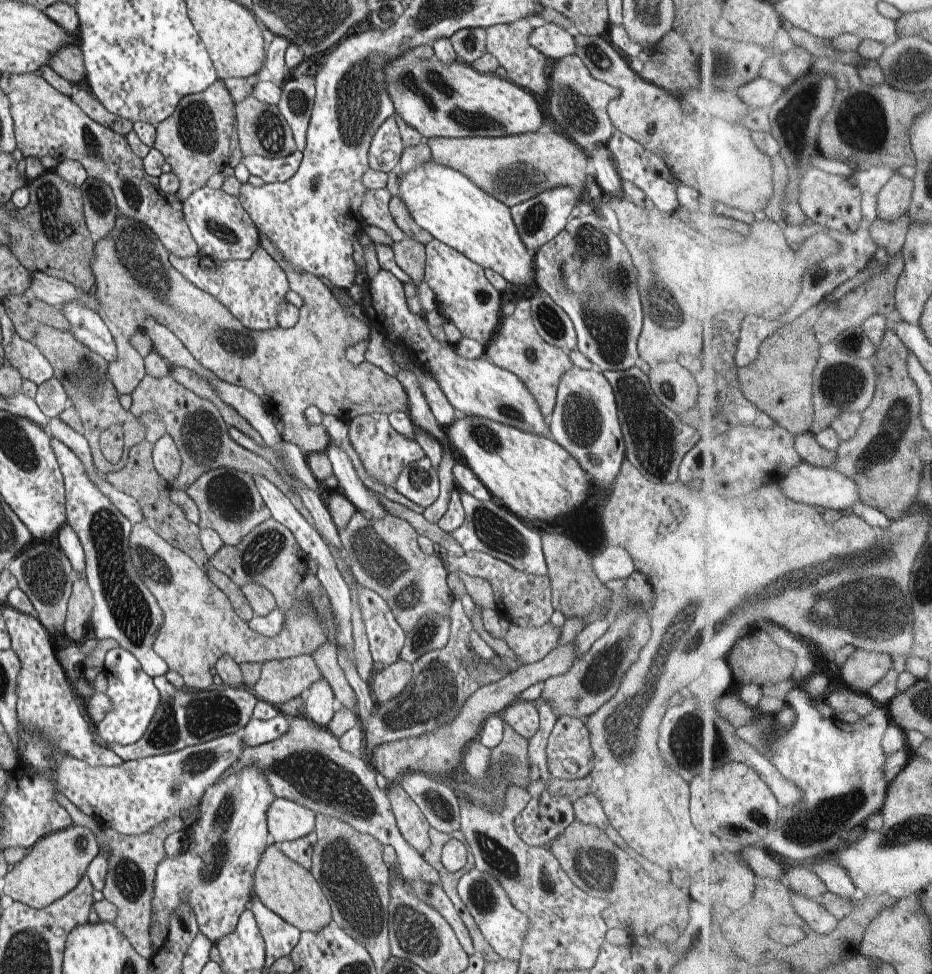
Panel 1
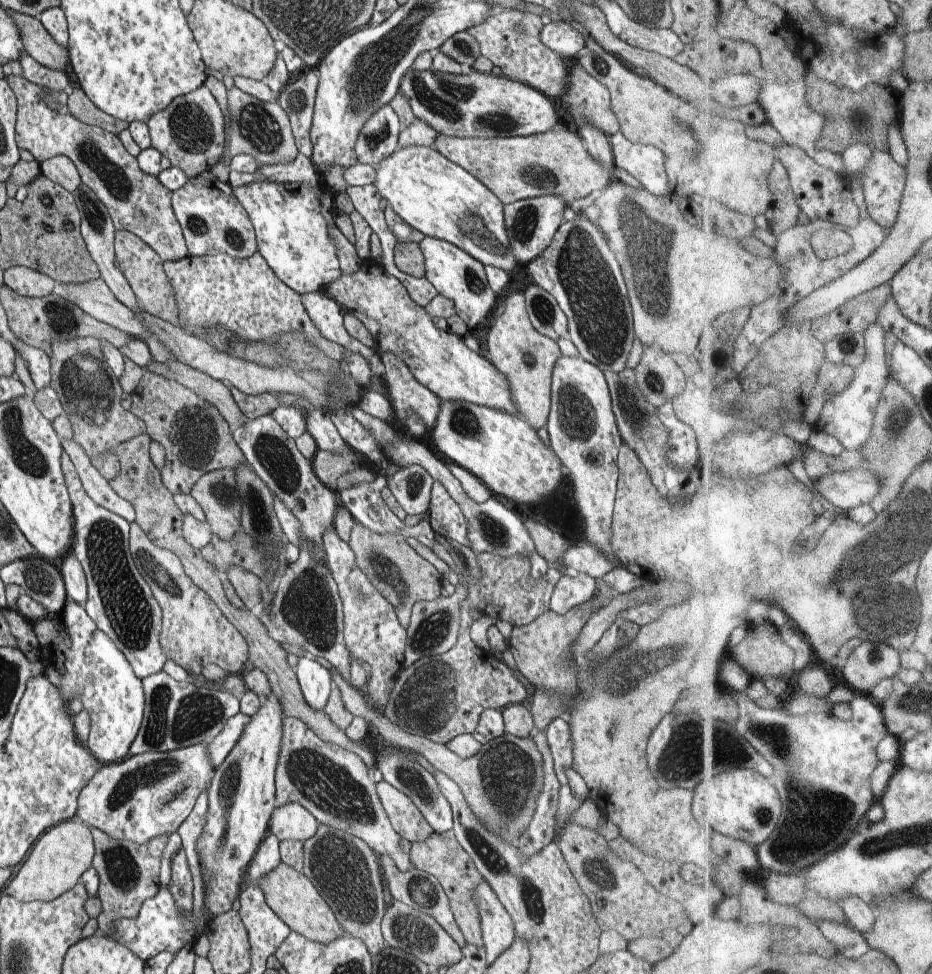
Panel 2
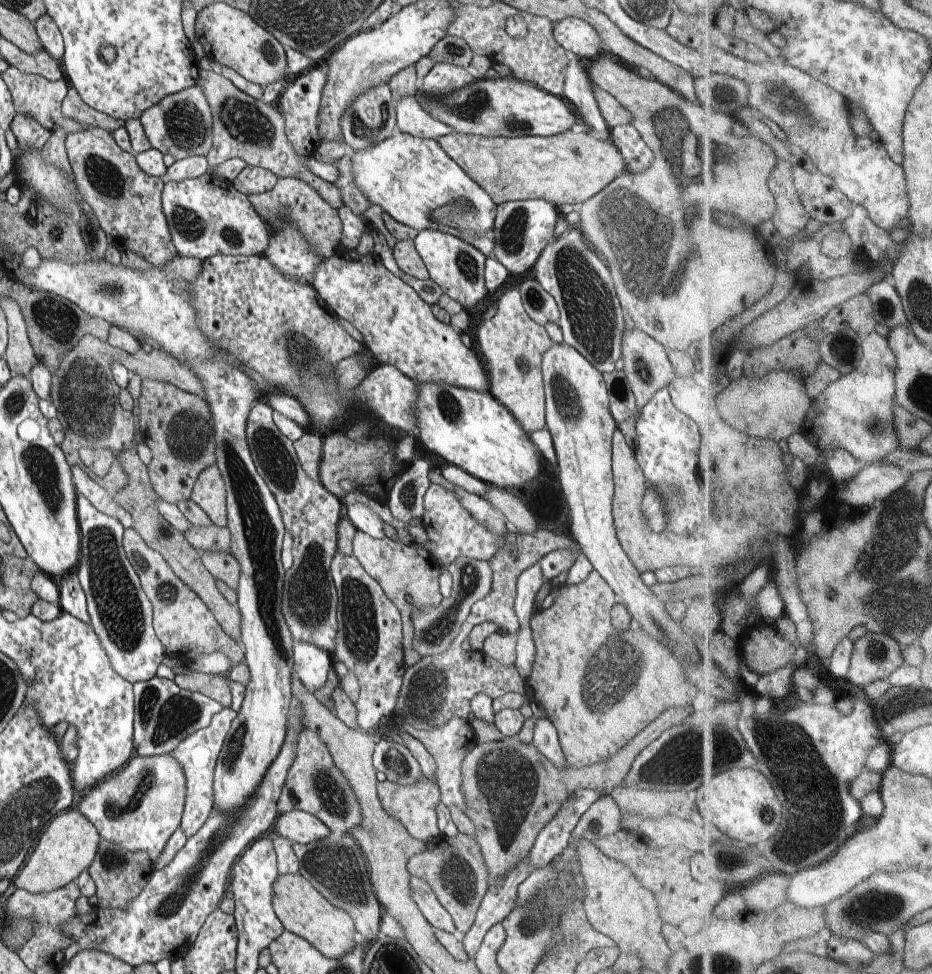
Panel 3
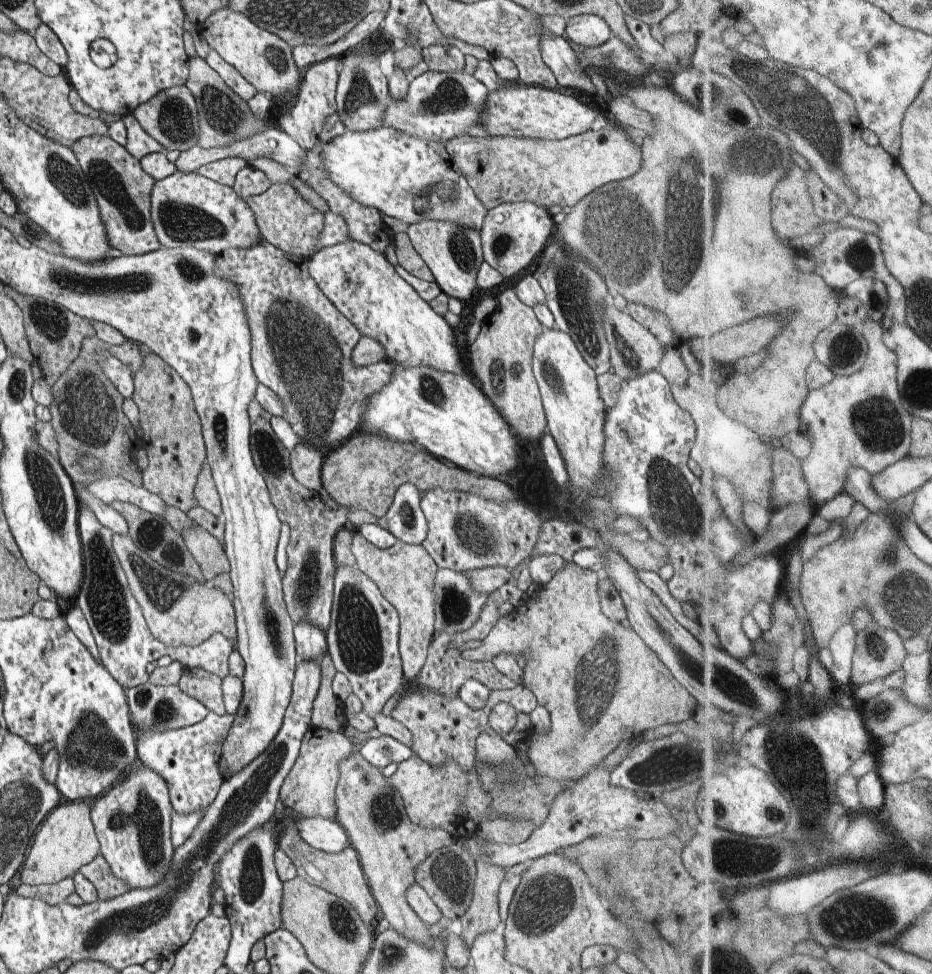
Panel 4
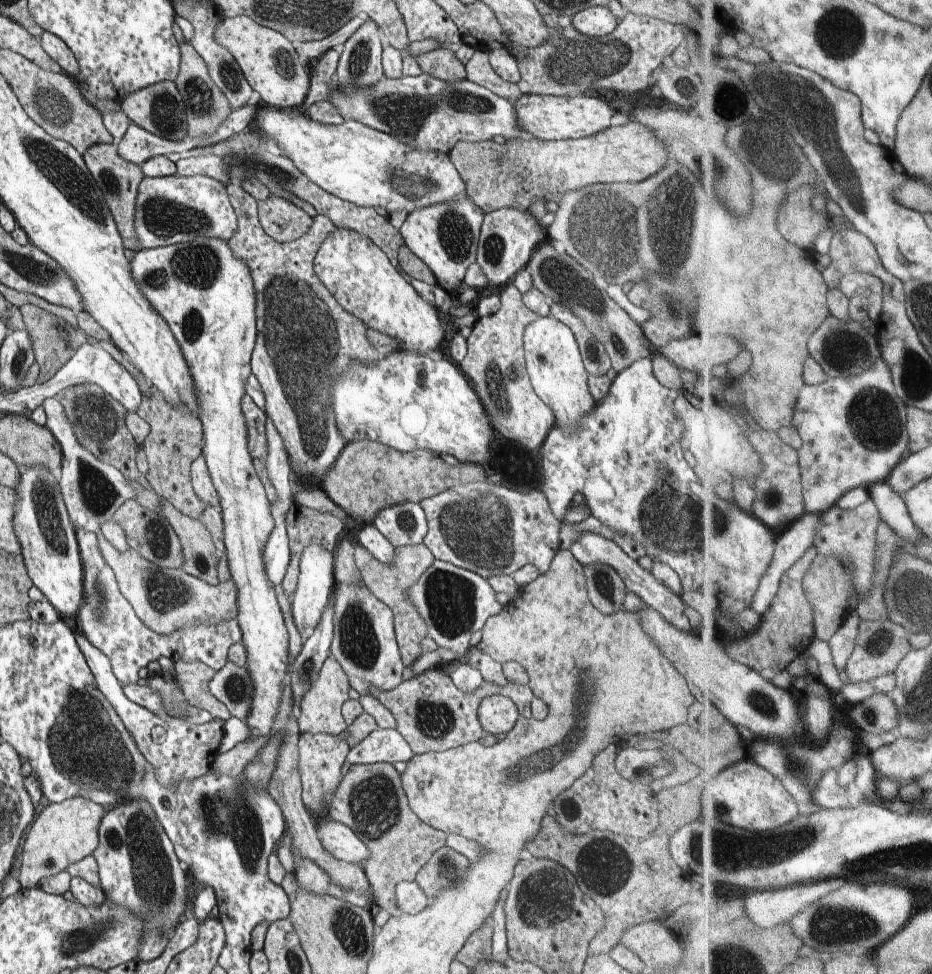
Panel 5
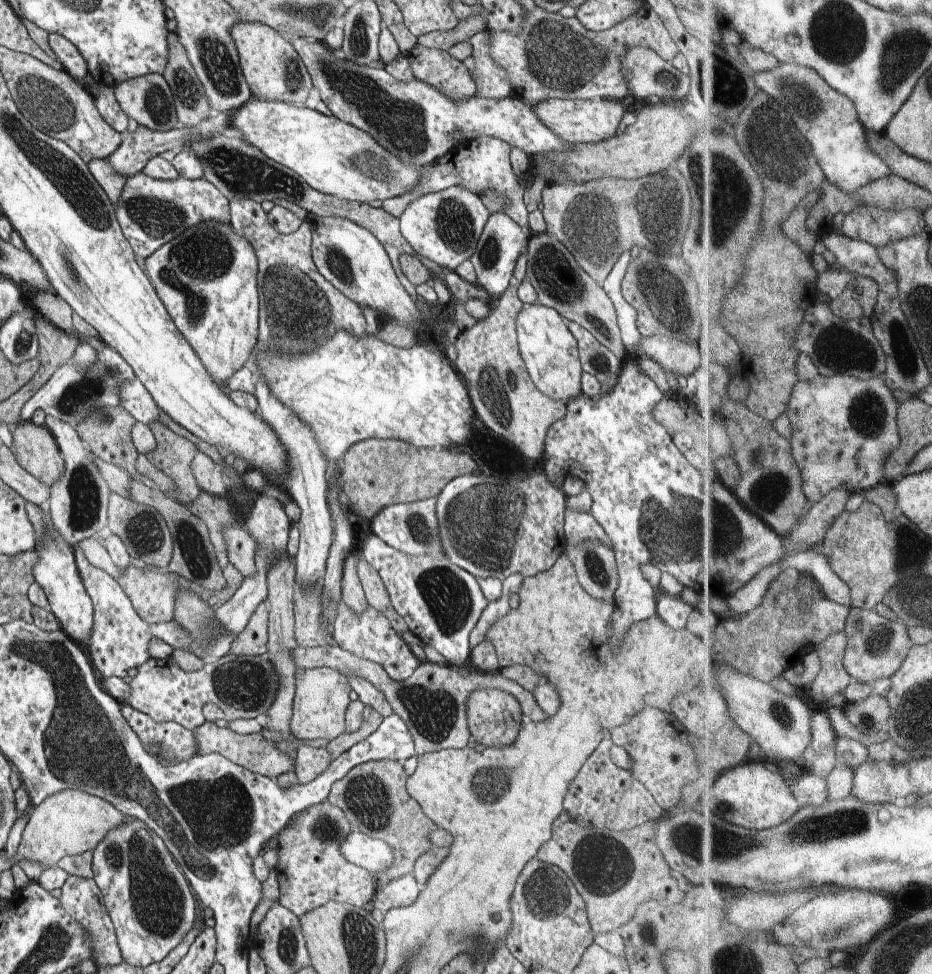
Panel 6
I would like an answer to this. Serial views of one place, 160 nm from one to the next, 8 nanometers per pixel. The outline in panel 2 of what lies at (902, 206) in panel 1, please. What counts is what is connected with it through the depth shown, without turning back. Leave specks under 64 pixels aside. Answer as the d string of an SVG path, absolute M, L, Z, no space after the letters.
M876 151L875 159L865 171L865 190L872 216L881 225L893 228L899 221L909 183L909 167L895 159L892 153Z

